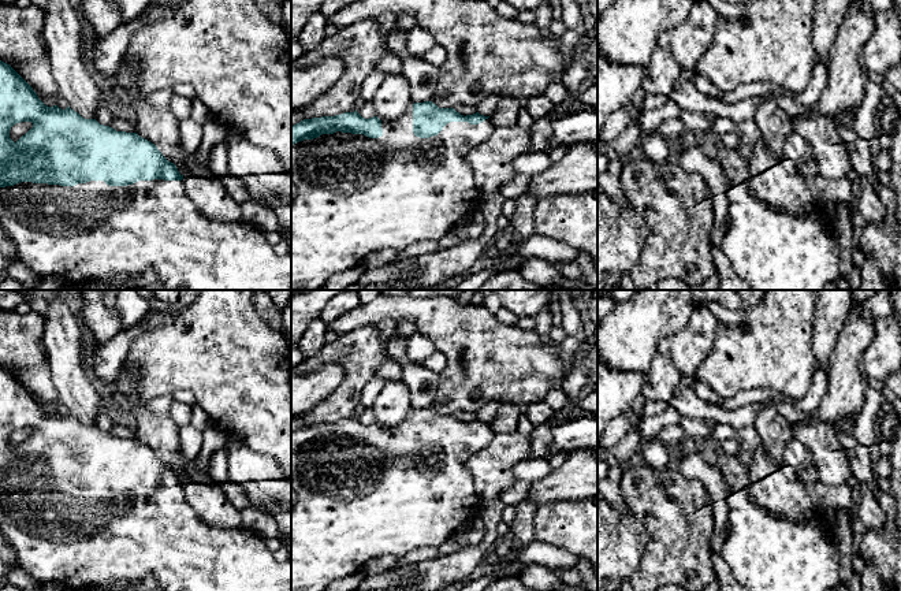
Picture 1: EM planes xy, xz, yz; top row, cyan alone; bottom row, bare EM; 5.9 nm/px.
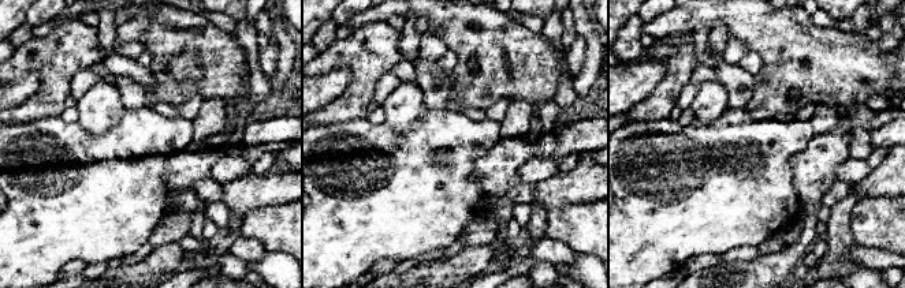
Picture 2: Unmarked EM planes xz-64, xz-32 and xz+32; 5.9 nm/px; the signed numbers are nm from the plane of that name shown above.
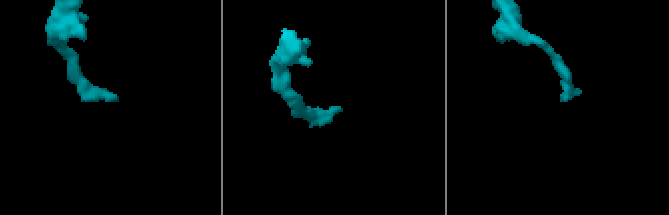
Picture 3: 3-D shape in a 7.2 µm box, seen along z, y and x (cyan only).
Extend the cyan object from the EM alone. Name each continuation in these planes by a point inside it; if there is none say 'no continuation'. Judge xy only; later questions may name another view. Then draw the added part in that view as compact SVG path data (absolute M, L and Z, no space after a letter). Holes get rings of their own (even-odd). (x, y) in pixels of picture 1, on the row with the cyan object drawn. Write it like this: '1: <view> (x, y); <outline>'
1: xy (88, 231); M90 181L75 186L21 182L0 187L0 220L5 233L16 248L18 260L27 265L40 279L46 276L62 278L72 287L89 280L103 279L115 274L142 276L149 268L156 271L160 290L291 290L291 254L278 254L265 238L265 230L245 222L221 223L204 216L187 197L182 181L138 181L127 186L109 186L104 181Z

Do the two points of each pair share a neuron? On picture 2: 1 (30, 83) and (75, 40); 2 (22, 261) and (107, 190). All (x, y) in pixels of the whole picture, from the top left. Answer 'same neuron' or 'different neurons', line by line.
1: different neurons
2: same neuron

